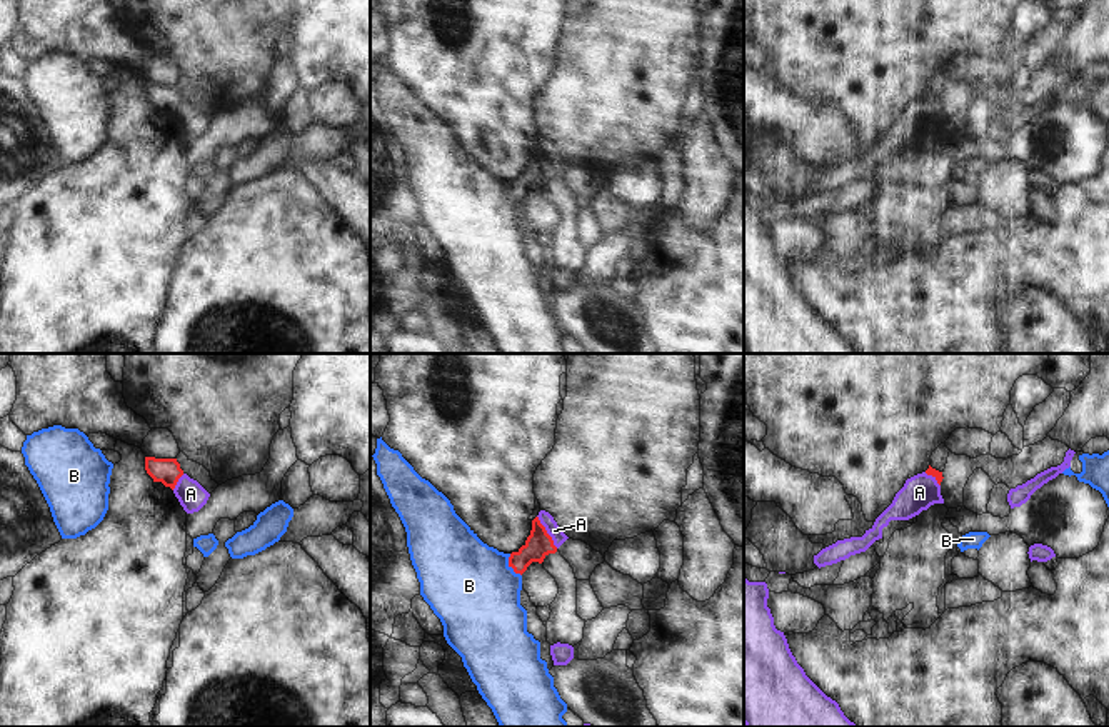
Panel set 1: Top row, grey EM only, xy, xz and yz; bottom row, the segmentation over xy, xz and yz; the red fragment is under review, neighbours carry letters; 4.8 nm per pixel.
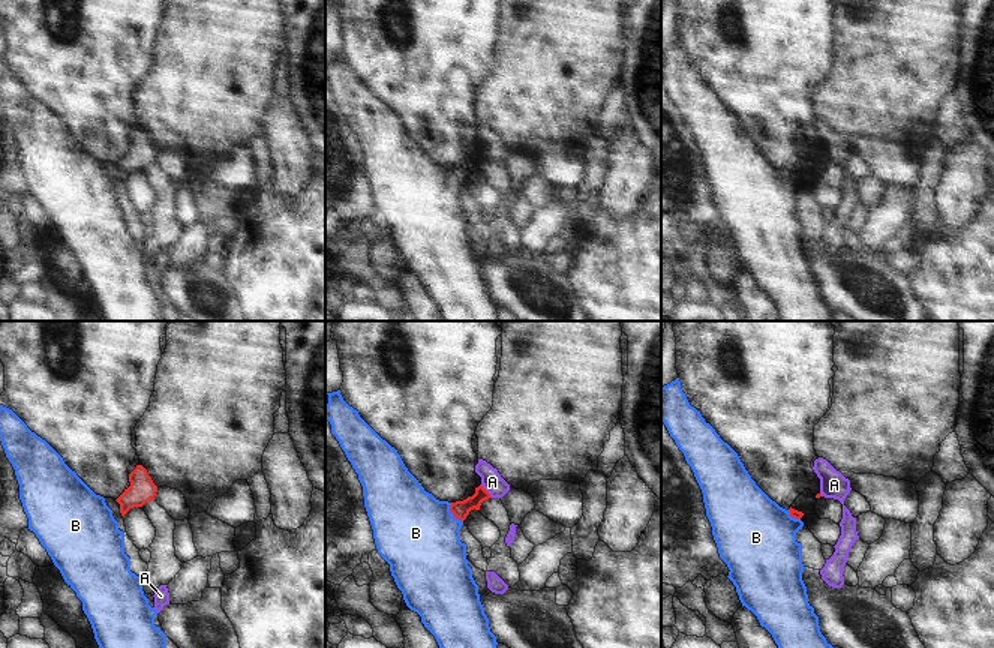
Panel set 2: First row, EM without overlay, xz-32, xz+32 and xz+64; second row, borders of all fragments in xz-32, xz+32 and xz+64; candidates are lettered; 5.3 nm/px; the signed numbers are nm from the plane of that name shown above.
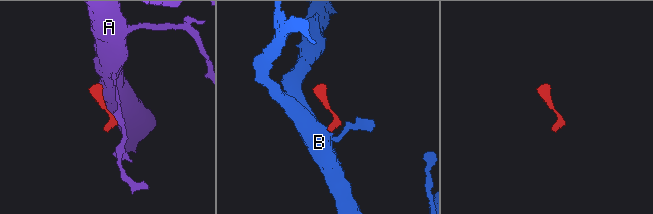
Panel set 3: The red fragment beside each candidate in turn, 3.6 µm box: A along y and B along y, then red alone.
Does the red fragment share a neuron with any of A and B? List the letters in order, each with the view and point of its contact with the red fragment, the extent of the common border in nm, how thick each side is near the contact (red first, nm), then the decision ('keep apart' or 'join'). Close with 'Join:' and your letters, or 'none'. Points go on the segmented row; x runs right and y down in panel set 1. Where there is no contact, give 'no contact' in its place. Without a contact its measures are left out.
A: xz (546, 532) | 190 nm | 130/70 nm | keep apart
B: xz (511, 566) | 130 nm | 130/420 nm | join
Join: B

